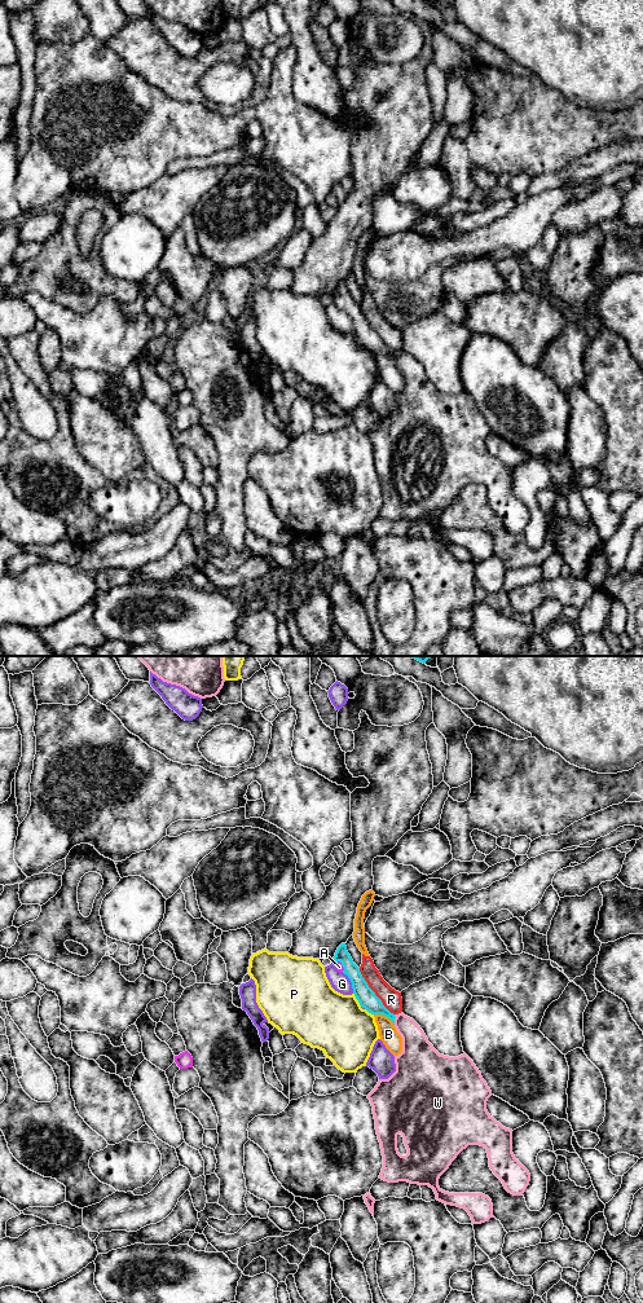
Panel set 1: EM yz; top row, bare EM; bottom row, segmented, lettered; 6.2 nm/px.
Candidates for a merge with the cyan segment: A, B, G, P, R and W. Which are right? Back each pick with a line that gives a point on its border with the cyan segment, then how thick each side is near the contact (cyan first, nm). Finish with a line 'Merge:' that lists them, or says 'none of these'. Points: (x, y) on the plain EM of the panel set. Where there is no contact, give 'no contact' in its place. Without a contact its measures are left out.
A: contact yz (342, 302); calibres 110 and 50 nm
Merge: A

